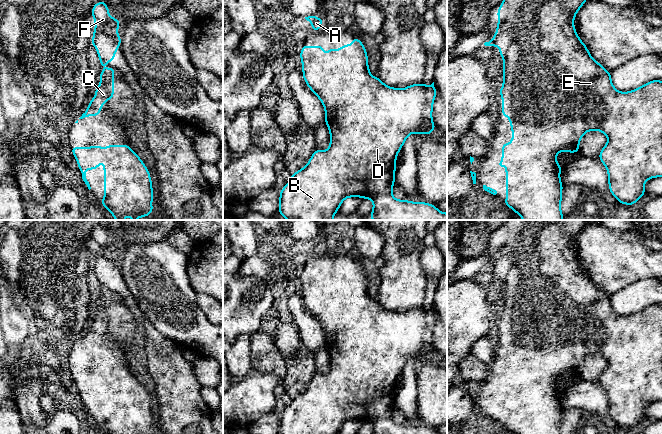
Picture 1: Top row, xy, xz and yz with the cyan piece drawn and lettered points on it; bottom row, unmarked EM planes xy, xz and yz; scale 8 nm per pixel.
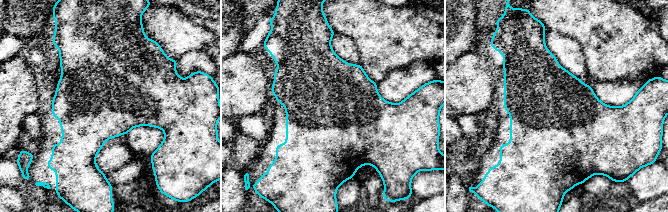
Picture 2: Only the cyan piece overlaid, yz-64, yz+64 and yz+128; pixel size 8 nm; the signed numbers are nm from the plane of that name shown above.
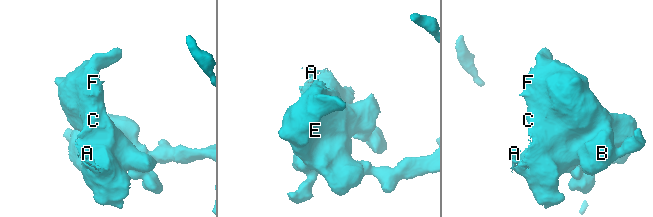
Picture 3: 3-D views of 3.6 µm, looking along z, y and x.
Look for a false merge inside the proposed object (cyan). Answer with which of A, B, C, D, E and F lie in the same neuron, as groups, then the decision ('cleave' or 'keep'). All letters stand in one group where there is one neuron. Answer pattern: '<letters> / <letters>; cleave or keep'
A B C D E F; keep

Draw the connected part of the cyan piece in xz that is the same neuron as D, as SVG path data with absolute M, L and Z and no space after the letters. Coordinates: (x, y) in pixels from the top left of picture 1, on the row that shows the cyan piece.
M354 38L351 45L342 45L340 50L331 48L327 54L323 54L323 46L307 46L303 45L300 53L302 60L303 78L311 91L320 99L325 108L325 122L330 131L330 146L327 150L315 150L307 165L299 171L292 174L290 181L280 191L279 213L287 220L333 220L334 215L341 206L344 199L348 197L362 197L373 201L373 210L371 212L372 220L447 220L447 213L443 213L432 204L424 202L411 202L408 200L397 200L392 195L392 188L395 181L396 158L401 150L406 138L411 133L431 134L436 129L433 124L432 110L433 102L437 95L434 82L430 86L424 83L410 85L403 89L392 88L385 85L379 78L373 77L368 68L367 52L362 42Z

